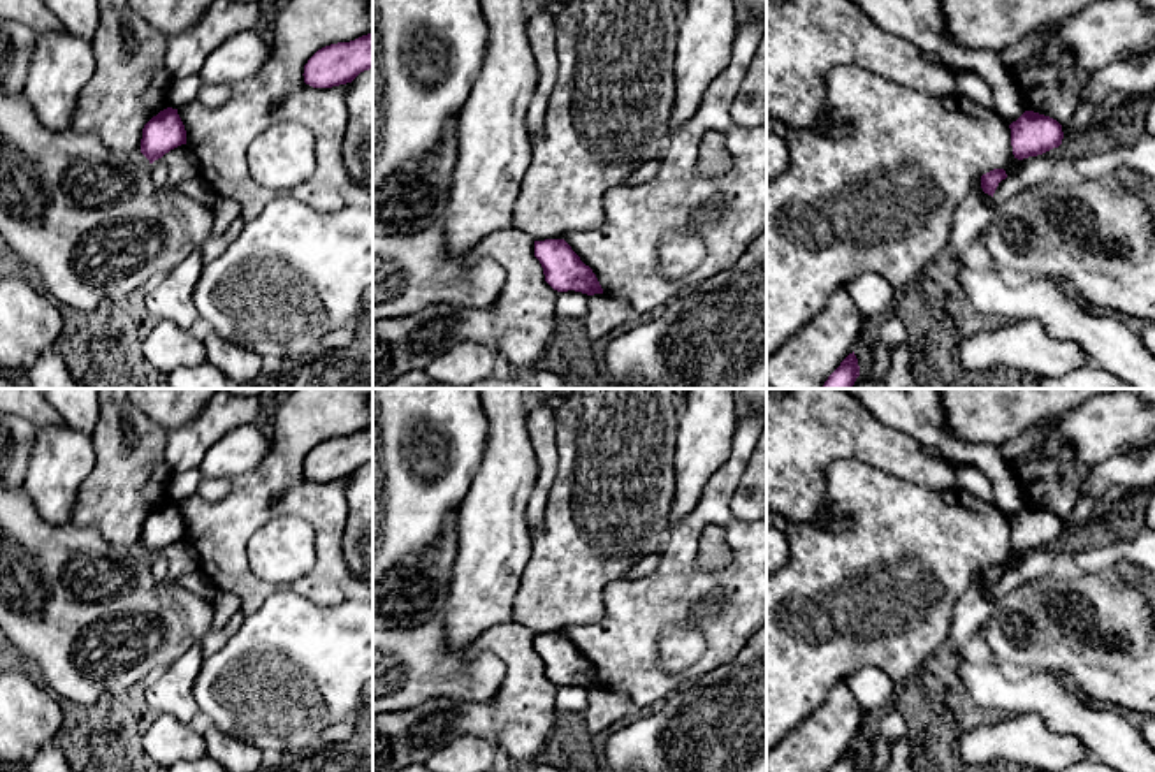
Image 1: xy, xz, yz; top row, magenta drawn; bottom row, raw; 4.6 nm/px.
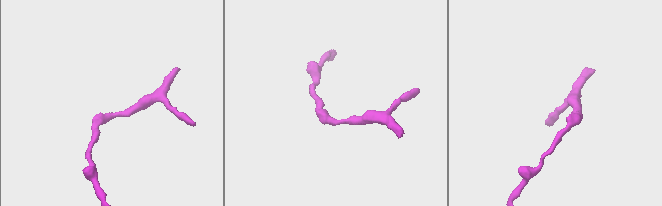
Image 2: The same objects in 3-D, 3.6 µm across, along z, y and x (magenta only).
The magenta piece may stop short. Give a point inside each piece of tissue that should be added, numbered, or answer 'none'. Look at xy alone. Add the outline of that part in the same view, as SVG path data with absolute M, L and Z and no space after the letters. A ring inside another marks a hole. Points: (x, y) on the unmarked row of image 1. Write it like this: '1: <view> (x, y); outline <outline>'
none

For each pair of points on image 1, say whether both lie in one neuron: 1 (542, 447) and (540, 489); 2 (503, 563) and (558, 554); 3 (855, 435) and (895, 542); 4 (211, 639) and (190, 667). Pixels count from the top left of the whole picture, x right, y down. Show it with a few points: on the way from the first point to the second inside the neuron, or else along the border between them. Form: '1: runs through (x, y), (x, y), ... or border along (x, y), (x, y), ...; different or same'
1: runs through (545, 458), (544, 479); same
2: border along (531, 533), (531, 554), (514, 598); different
3: border along (825, 472), (834, 461), (857, 459), (902, 480); different
4: border along (199, 644), (204, 658); different

